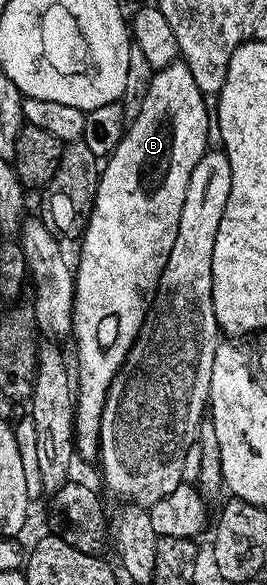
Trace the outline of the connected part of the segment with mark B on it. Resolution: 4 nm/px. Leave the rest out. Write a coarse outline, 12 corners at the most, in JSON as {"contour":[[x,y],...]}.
{"contour":[[189,65],[106,156],[71,330],[75,449],[147,319],[209,149]]}

